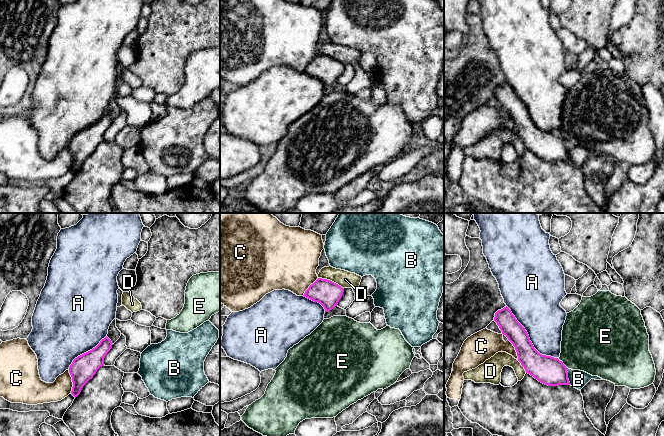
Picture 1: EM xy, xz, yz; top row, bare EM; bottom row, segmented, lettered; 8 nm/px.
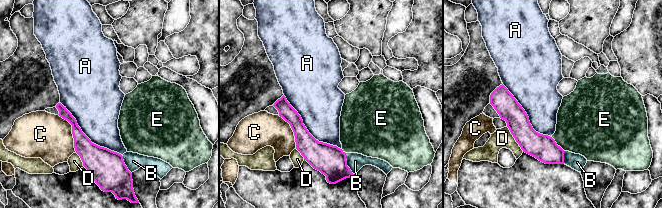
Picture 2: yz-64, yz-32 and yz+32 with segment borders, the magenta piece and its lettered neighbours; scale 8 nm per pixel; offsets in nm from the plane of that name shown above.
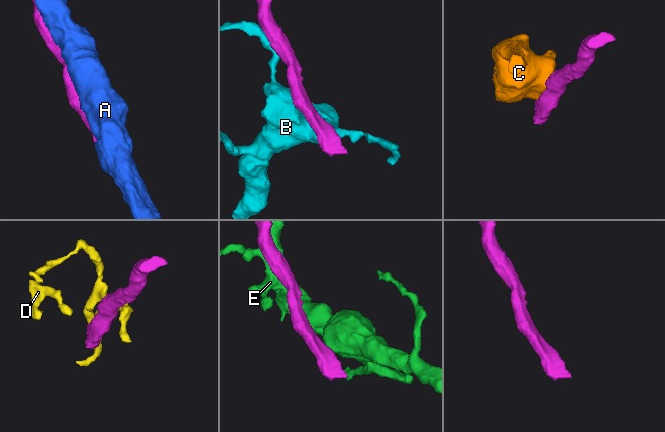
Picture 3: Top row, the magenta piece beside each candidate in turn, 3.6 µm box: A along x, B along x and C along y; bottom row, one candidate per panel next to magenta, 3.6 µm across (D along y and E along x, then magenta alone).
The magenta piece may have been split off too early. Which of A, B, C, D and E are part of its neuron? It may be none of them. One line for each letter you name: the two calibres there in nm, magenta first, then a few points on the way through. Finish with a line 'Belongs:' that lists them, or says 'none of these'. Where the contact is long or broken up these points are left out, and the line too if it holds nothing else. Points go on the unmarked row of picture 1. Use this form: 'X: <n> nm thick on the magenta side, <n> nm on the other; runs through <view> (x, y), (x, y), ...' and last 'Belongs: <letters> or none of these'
A: 200 nm thick on the magenta side, 380 nm on the other
Belongs: A

